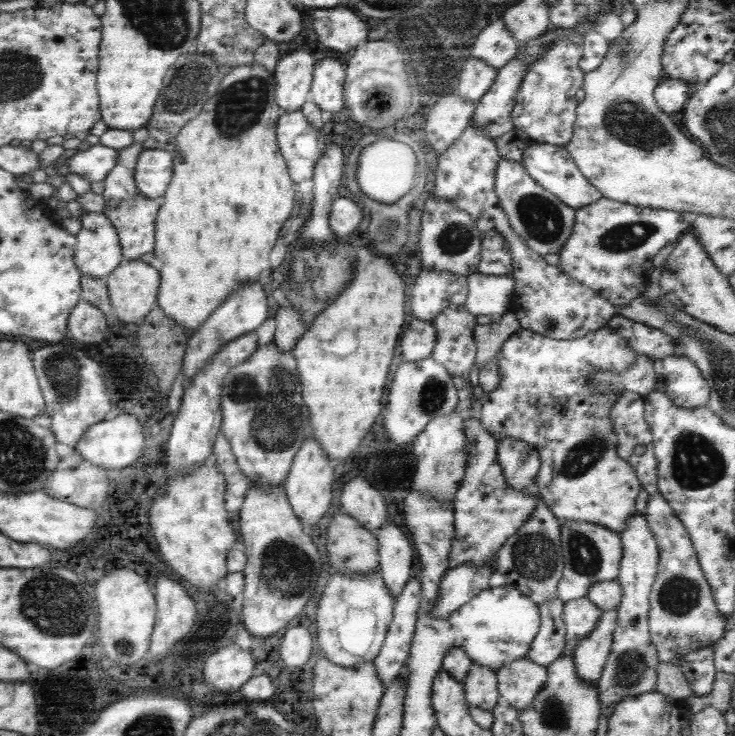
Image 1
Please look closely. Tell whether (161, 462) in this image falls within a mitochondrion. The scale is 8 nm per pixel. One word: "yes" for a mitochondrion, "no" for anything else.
no

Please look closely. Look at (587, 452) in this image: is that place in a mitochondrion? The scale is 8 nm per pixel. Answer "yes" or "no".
yes

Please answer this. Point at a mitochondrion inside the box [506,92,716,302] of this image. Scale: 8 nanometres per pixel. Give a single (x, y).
(632, 124)

